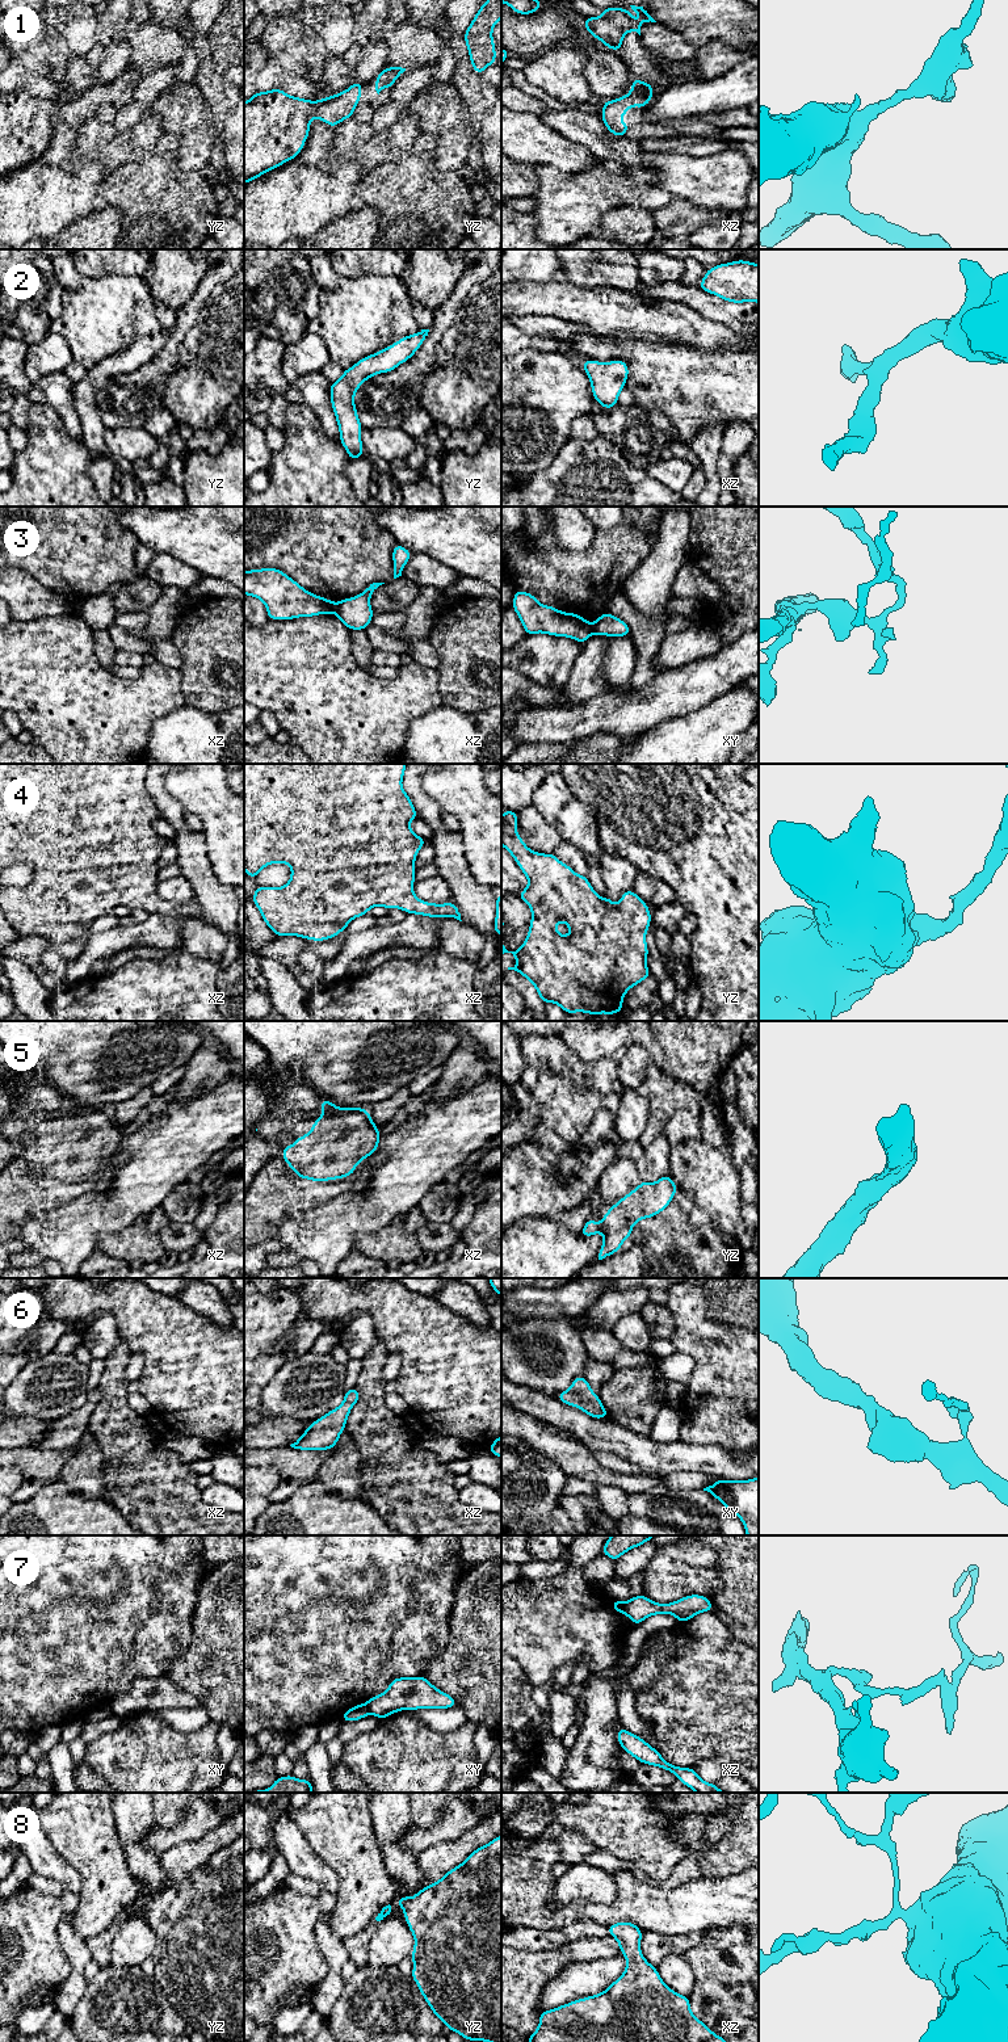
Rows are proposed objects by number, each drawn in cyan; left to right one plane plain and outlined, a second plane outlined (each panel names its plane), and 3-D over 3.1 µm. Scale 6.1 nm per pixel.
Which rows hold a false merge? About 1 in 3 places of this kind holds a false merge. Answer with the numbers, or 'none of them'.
3, 7

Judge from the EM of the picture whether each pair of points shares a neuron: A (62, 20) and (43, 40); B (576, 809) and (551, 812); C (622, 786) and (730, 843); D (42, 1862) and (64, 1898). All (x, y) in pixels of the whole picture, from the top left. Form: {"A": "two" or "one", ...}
{"A": "two", "B": "two", "C": "one", "D": "two"}

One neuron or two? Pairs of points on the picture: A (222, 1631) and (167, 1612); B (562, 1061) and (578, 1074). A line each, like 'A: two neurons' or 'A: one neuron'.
A: two neurons
B: one neuron

